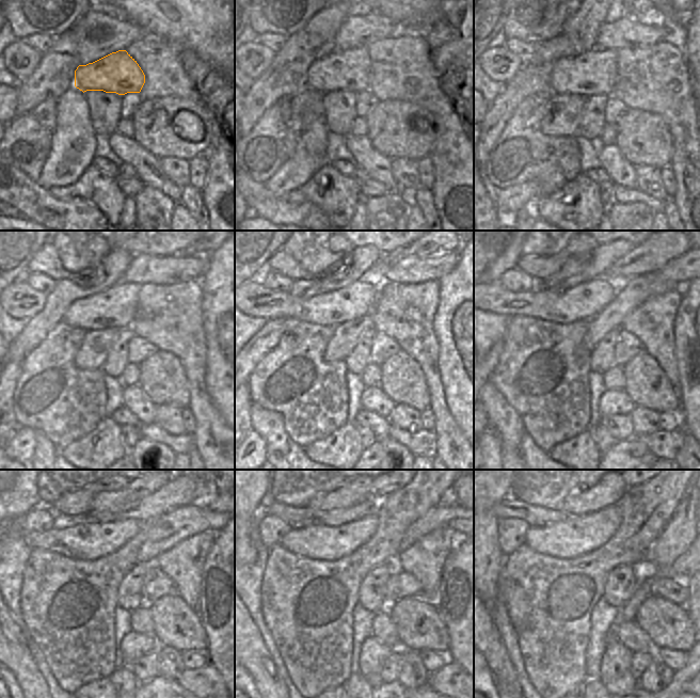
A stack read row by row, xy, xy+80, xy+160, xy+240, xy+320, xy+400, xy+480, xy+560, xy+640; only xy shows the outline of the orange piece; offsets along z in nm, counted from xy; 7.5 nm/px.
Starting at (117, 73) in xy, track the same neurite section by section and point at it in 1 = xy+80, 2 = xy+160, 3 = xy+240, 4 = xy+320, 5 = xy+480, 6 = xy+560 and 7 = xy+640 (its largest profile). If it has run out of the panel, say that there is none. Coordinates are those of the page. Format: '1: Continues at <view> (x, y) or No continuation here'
1: Continues at xy+80 (350, 69)
2: Continues at xy+160 (594, 73)
3: Continues at xy+240 (114, 307)
4: Continues at xy+320 (358, 299)
5: Continues at xy+480 (81, 541)
6: Continues at xy+560 (316, 542)
7: Continues at xy+640 (579, 535).

